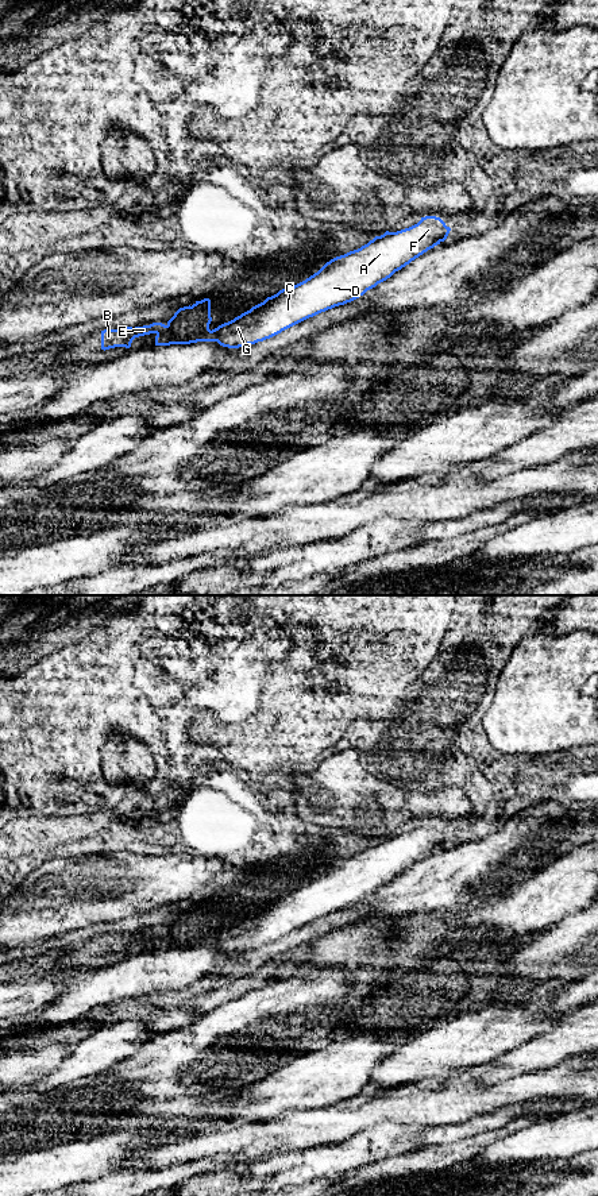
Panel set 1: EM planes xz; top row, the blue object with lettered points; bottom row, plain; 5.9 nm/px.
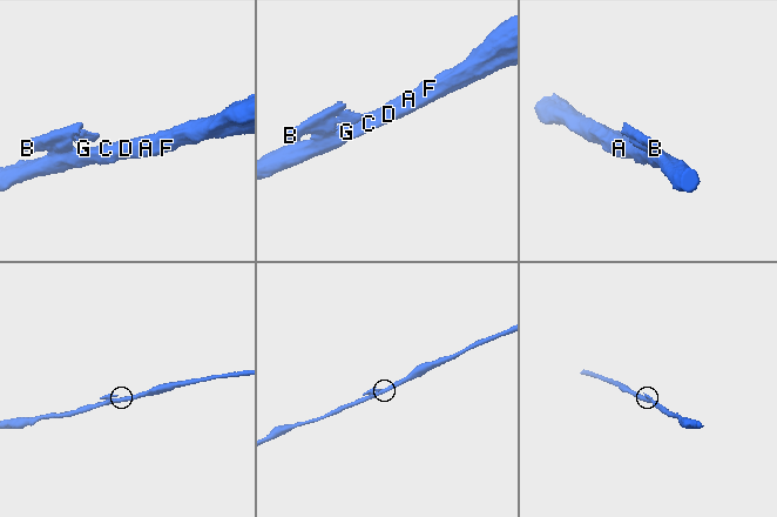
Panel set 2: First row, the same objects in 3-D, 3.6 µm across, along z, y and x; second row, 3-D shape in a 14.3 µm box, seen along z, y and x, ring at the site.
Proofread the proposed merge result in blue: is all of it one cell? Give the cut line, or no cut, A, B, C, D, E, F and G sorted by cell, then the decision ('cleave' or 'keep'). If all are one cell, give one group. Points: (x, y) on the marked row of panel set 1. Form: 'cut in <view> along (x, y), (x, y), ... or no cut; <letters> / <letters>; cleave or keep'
cut in xz along (209, 330), (195, 320), (178, 334), (157, 334); A C D F G / B E; cleave

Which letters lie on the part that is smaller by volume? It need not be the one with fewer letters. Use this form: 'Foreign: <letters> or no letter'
Foreign: B, E

